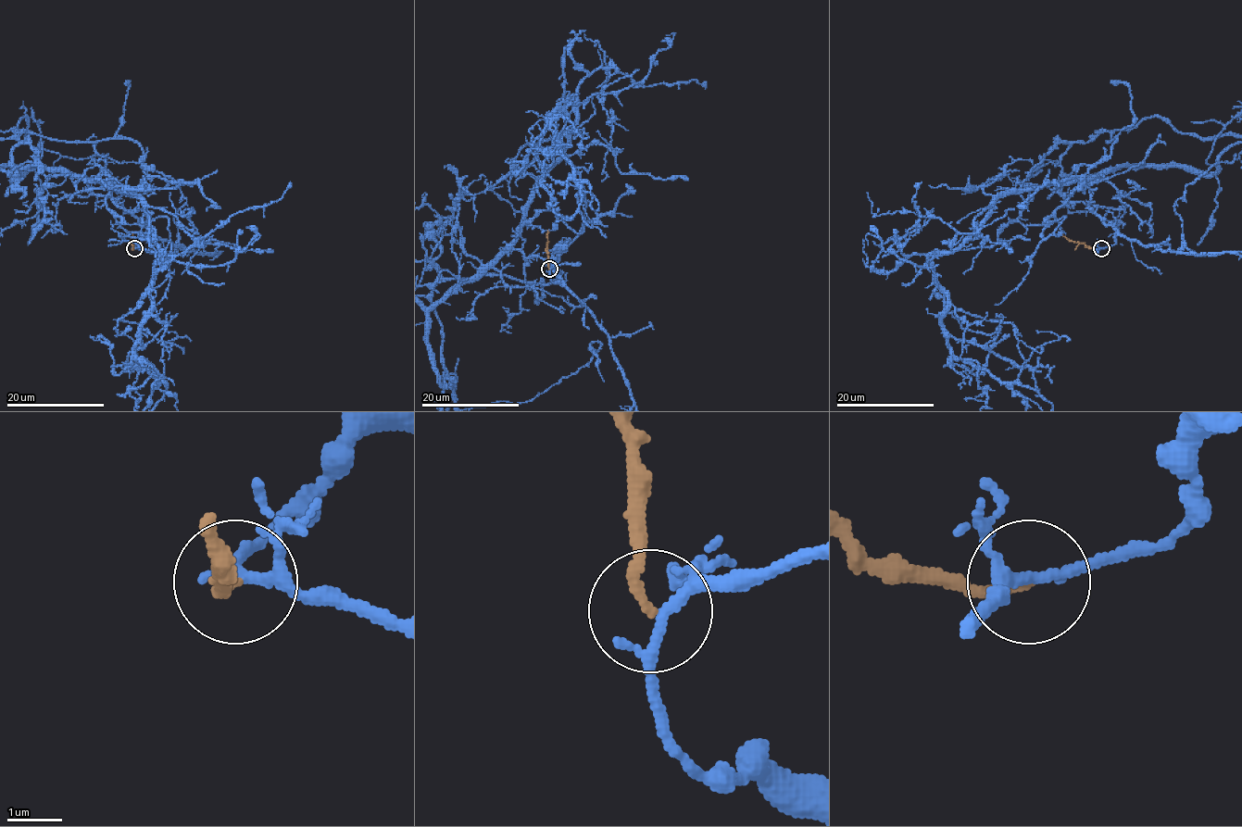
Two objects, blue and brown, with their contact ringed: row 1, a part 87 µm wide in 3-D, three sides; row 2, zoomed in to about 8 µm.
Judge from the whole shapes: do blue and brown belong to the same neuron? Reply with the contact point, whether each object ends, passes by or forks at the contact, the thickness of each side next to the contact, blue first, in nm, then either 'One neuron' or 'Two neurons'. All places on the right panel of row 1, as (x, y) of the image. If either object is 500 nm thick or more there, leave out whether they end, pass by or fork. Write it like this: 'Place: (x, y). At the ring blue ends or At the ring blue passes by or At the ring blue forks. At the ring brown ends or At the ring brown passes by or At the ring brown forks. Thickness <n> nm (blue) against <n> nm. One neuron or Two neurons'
Place: (1101, 248). At the ring blue forks. At the ring brown ends. Thickness 160 nm (blue) against 170 nm. Two neurons

